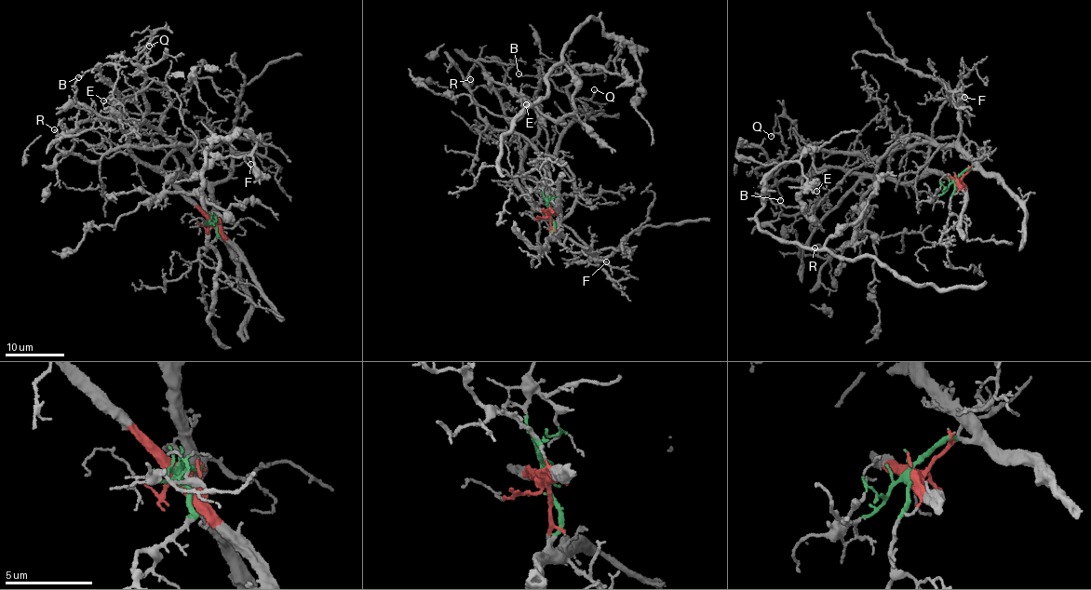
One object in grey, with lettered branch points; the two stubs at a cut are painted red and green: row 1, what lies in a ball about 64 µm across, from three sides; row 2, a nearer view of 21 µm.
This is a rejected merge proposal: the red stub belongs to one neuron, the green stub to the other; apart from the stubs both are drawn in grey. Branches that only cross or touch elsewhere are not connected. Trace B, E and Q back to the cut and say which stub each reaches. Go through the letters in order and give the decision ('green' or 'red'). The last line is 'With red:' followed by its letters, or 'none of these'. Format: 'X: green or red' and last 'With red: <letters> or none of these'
B: red
E: red
Q: red
With red: B, E, Q

